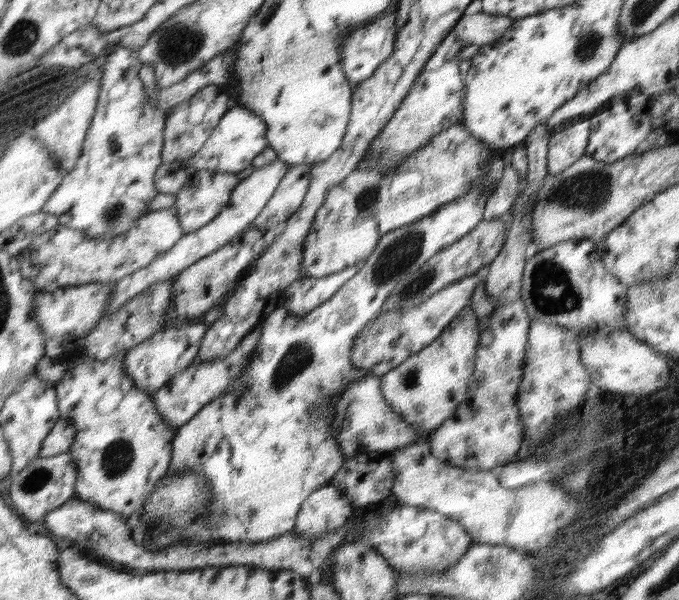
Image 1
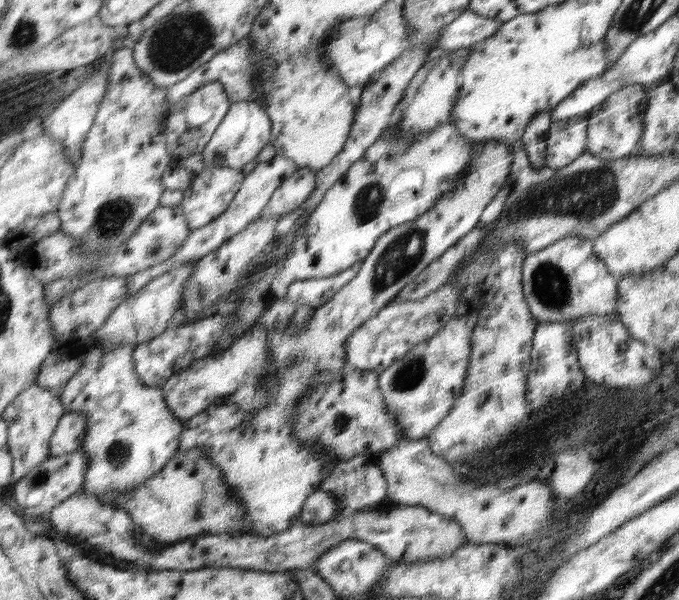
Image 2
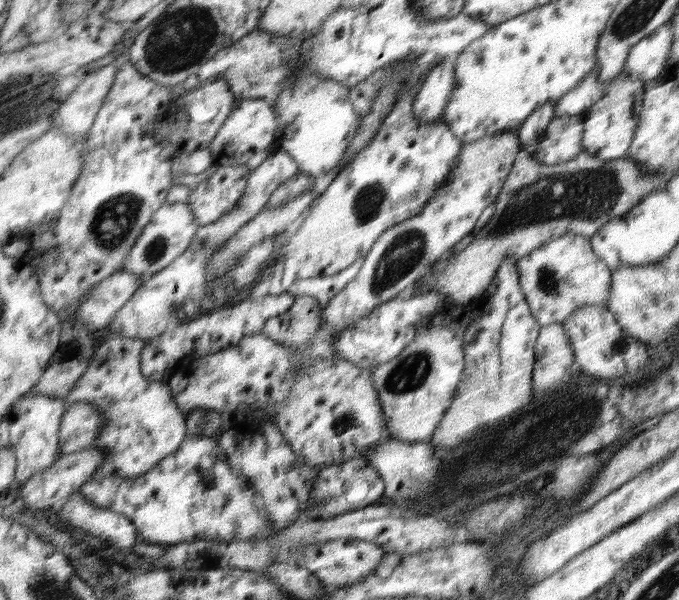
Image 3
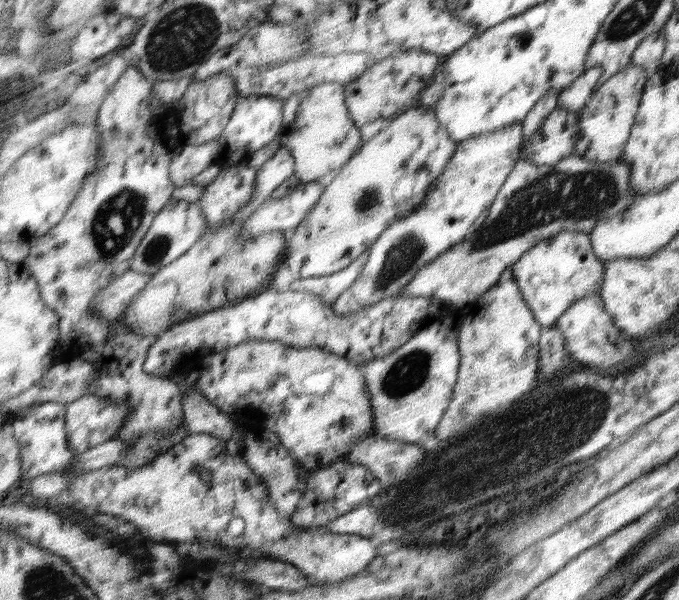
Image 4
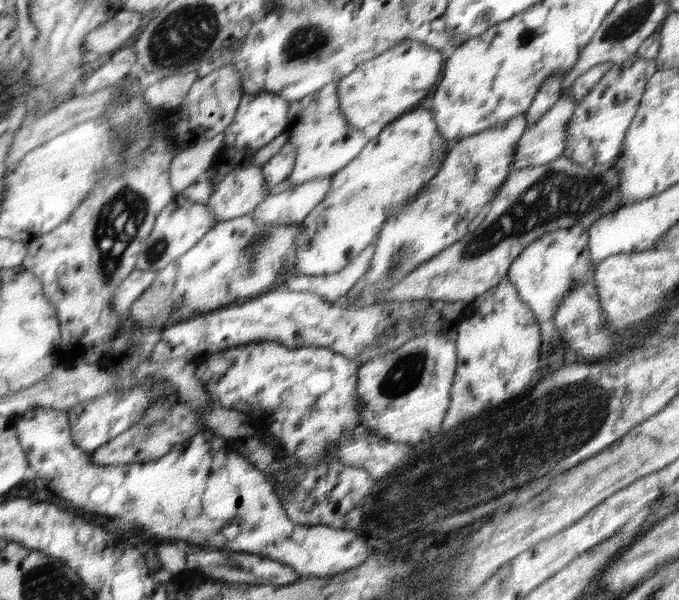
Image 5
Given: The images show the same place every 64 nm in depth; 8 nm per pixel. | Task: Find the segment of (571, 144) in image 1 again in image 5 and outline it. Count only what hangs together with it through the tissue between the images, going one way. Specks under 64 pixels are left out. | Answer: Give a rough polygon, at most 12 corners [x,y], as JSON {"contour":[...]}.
{"contour":[[562,95],[520,137],[511,171],[560,158],[576,106]]}

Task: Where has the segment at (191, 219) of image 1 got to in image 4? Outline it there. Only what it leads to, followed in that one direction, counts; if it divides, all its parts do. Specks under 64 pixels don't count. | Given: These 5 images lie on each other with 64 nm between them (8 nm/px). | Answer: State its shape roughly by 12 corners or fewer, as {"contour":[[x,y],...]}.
{"contour":[[256,168],[220,170],[196,203],[207,224],[236,216],[252,200]]}

